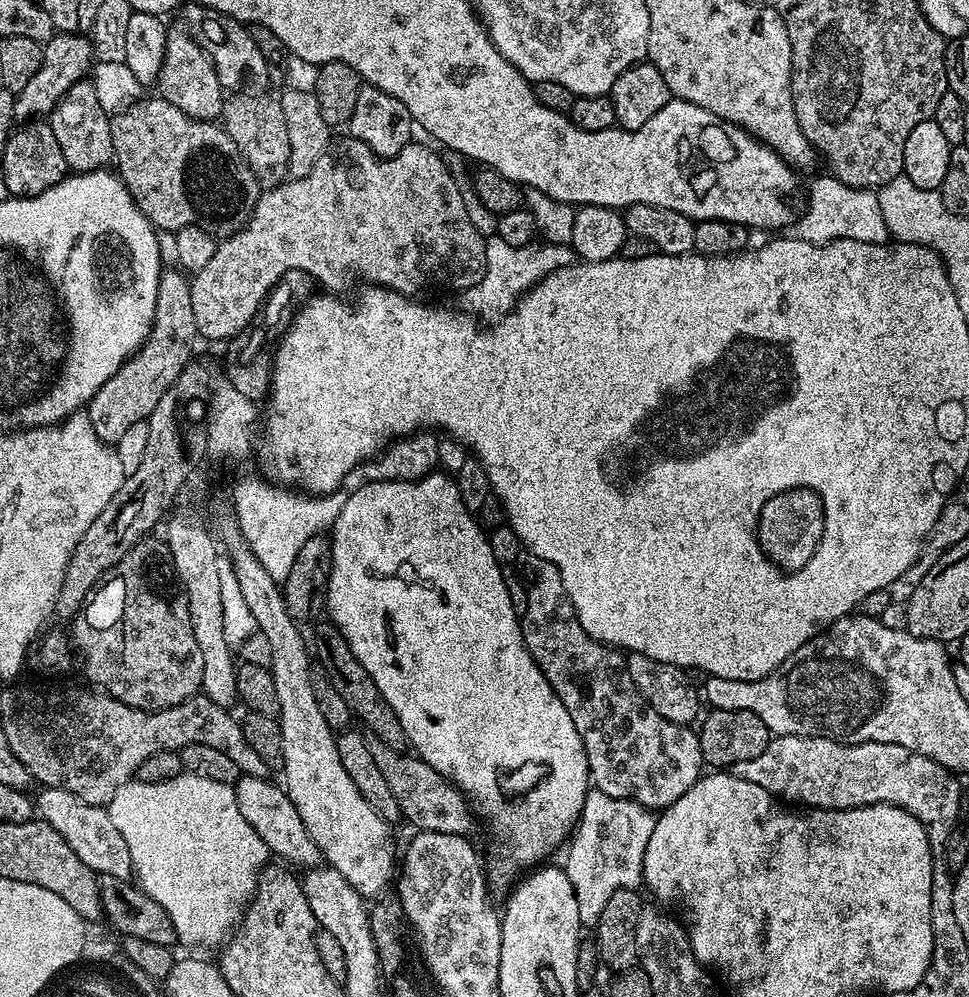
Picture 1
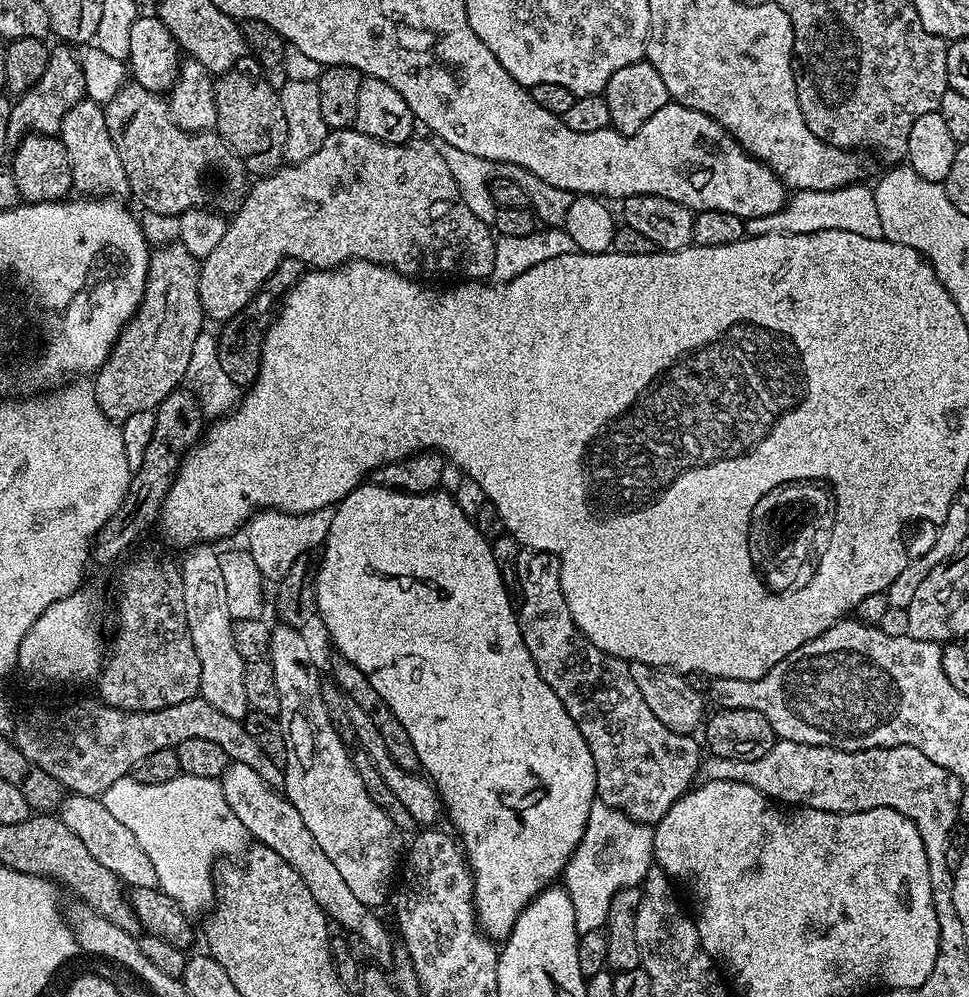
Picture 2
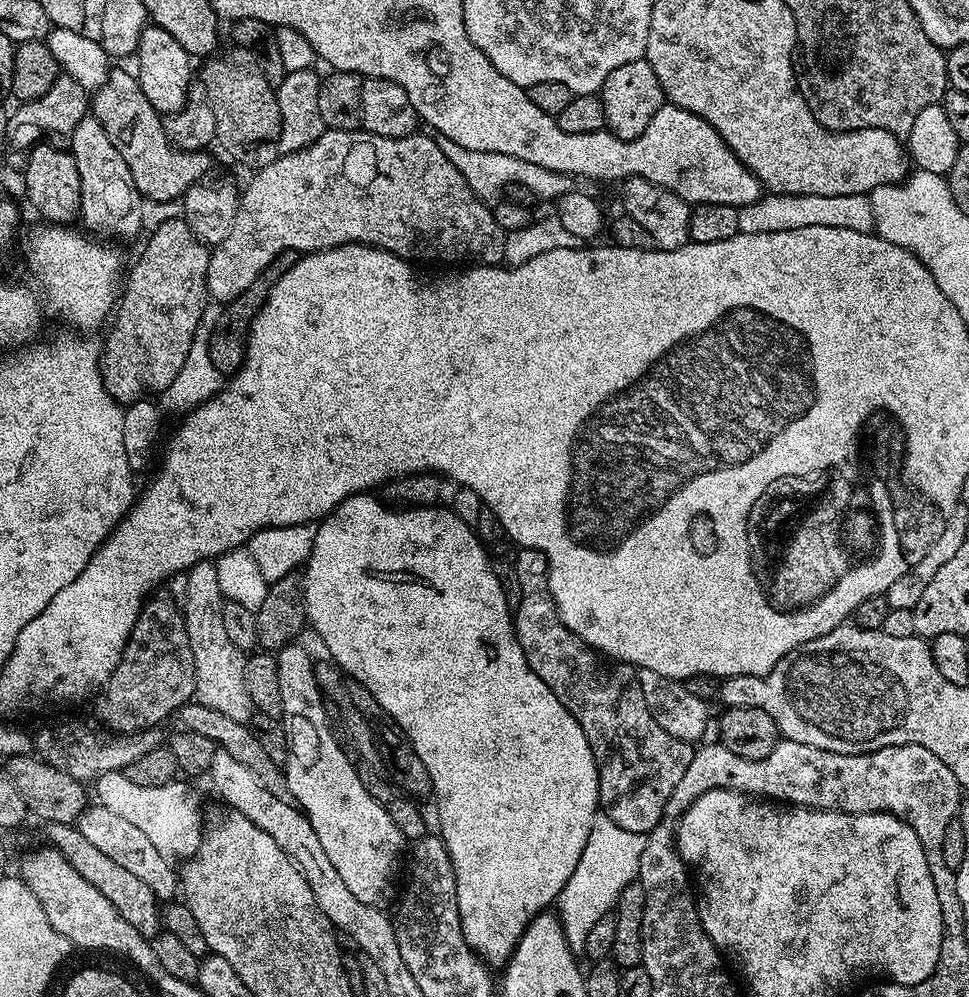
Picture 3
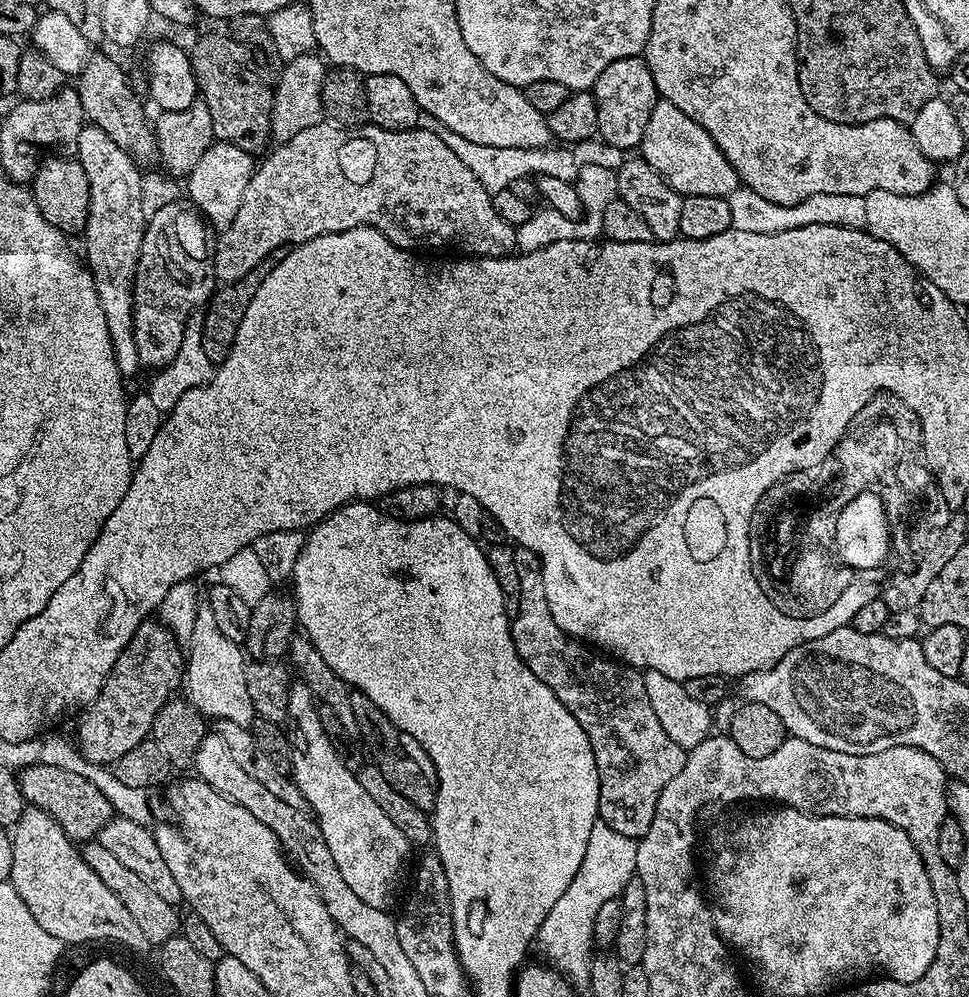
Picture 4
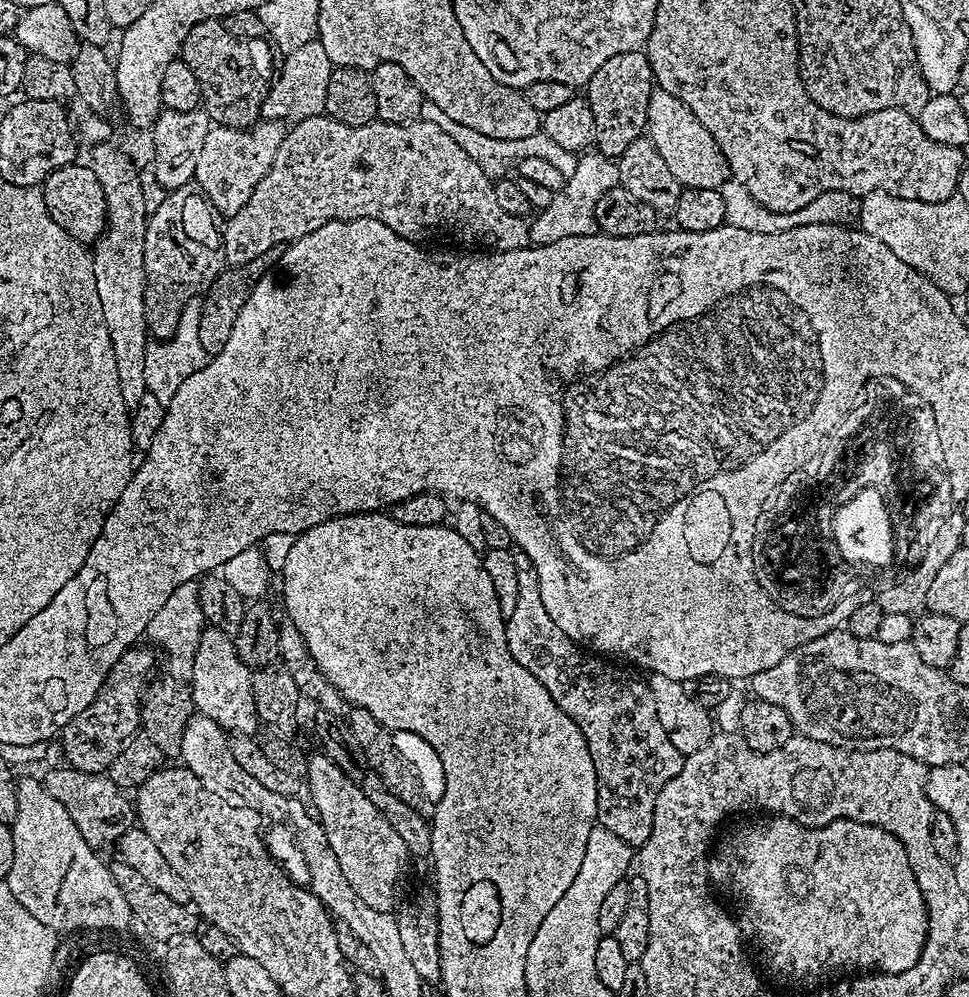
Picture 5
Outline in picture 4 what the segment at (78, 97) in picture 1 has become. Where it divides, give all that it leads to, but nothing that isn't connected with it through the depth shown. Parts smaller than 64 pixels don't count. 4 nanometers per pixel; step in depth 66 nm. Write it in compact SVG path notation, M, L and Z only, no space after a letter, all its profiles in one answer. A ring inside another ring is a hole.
M85 125L79 134L76 151L76 158L86 171L91 192L87 226L82 233L86 248L84 258L98 290L119 372L123 379L130 380L142 368L134 339L133 286L136 284L142 238L147 228L147 218L142 209L144 174L137 161L96 125Z

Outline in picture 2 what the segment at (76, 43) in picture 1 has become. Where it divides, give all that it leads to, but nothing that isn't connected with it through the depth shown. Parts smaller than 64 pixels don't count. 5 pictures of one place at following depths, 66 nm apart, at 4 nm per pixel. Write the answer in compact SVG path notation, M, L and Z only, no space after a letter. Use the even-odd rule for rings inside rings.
M53 47L49 51L46 71L42 74L42 78L38 78L34 87L29 92L23 93L13 103L10 110L10 130L8 131L9 137L13 141L19 142L25 136L33 134L51 136L59 133L67 112L80 100L85 99L79 55L71 47L56 47L60 48Z

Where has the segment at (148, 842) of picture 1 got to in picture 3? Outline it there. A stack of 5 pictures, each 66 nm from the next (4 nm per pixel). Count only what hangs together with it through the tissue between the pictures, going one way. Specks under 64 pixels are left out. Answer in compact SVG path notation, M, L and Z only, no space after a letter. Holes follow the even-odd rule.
M123 772L104 774L94 782L94 796L101 805L114 814L127 818L142 834L151 836L154 846L164 857L187 858L193 856L202 839L200 814L194 804L195 794L181 782L173 782L166 786L138 786L130 782ZM96 788L96 792L95 792Z

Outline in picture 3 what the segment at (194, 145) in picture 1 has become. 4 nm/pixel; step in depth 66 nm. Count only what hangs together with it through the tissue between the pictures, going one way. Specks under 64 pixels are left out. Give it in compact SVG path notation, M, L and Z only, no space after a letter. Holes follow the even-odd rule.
M113 67L109 71L106 82L102 82L102 86L91 93L90 112L102 124L111 142L118 148L118 153L122 154L123 161L130 166L131 177L144 198L175 201L175 196L176 199L183 197L188 188L201 183L207 177L204 175L212 168L212 160L207 156L207 151L185 152L183 148L174 147L164 129L161 113L156 112L154 106L150 106L146 94L142 94L142 86L129 69L127 72L124 68Z

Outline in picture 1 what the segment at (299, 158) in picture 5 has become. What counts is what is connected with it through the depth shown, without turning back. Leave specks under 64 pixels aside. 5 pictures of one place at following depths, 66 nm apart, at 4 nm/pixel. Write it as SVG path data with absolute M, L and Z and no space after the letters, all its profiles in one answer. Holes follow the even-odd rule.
M345 138L345 140L338 141L337 144L335 141L328 151L321 154L318 162L314 162L310 174L297 180L288 178L276 188L261 191L252 216L248 219L248 224L244 229L241 232L236 232L233 236L223 237L216 245L214 258L210 258L210 262L206 262L206 266L202 266L202 270L191 277L190 302L194 305L194 322L197 333L203 339L205 336L208 340L221 340L221 342L227 342L233 336L237 336L239 332L244 331L255 321L252 320L255 316L257 319L258 313L263 309L264 299L272 291L272 287L282 278L282 274L286 274L286 270L306 270L306 274L310 274L317 285L325 284L328 287L325 289L328 290L336 290L332 288L340 287L348 288L355 280L368 280L364 282L372 286L389 288L413 298L419 297L421 295L419 292L424 292L427 288L464 288L463 290L470 290L478 282L482 282L486 270L486 246L484 245L486 238L470 222L461 185L456 185L459 184L457 177L453 176L446 167L439 151L431 152L426 145L416 143L409 142L397 156L385 158L376 156L374 150L370 150L370 146L366 146L366 142L361 140Z

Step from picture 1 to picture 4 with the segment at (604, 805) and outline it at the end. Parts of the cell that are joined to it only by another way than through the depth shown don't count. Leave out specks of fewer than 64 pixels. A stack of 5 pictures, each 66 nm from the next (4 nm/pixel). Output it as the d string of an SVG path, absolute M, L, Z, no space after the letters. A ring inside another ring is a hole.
M598 822L594 830L590 830L590 842L586 842L586 858L582 858L582 866L578 866L574 882L566 886L566 894L554 902L550 914L546 914L542 922L538 948L540 944L541 954L549 960L545 961L569 981L587 981L594 955L594 918L602 902L617 899L626 882L630 882L630 878L636 875L636 846L637 841L626 838L626 834L618 834L618 830L610 830L610 826Z

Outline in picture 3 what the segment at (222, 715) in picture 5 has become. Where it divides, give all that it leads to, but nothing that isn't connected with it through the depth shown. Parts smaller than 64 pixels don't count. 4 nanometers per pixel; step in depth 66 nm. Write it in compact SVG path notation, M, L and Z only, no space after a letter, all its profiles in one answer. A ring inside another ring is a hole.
M211 560L198 562L188 569L184 576L182 591L182 615L186 634L190 638L190 650L194 654L195 699L210 710L219 710L234 718L234 722L248 724L254 711L252 699L246 690L244 677L245 653L230 642L223 622L223 608L226 603L222 586L218 586L218 570Z

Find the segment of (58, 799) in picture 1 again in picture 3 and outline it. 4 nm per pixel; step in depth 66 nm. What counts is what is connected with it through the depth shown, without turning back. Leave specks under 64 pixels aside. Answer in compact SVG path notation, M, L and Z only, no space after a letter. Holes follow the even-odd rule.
M89 806L80 815L78 827L86 842L91 842L97 850L102 850L102 854L118 862L118 866L123 866L130 874L134 874L134 878L146 882L146 886L150 886L150 890L156 895L157 901L172 902L177 899L177 871L168 866L169 859L157 850L151 836L138 830L138 826L134 826L127 818L114 814L114 810L103 806Z

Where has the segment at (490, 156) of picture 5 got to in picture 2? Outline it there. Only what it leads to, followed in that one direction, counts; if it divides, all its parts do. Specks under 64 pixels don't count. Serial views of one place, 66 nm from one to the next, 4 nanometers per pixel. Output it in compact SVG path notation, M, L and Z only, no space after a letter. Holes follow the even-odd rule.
M434 138L432 142L435 150L445 160L446 166L450 169L450 174L454 177L454 182L458 186L459 193L462 194L463 201L469 206L470 212L475 217L481 218L489 226L496 223L497 206L493 202L491 185L496 179L515 181L526 194L530 194L530 206L535 212L537 219L547 227L561 227L568 214L570 205L575 197L575 193L559 190L556 186L551 186L548 182L543 182L536 174L530 173L525 167L514 166L512 163L496 164L495 161L479 158L474 154L460 151L456 146L451 146L450 142L444 139Z

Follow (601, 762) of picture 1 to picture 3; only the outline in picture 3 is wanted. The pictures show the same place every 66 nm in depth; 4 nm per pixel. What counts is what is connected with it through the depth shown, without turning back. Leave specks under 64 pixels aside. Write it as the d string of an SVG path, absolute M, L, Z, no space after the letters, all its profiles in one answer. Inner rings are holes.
M517 547L514 552L514 563L518 574L518 586L522 586L522 602L514 610L516 625L516 641L522 646L522 654L526 654L526 662L546 686L566 706L566 710L576 719L578 726L586 734L586 742L596 759L600 770L600 803L603 815L610 818L622 830L635 832L653 832L665 819L664 807L668 805L670 794L674 794L674 786L678 786L682 774L686 774L686 766L690 766L694 748L689 741L674 738L674 734L666 734L658 722L654 722L654 714L650 714L650 706L646 706L646 698L642 698L642 686L636 677L637 669L631 664L621 664L591 648L582 638L578 638L562 622L556 609L554 598L548 585L548 559L542 550L537 548Z

